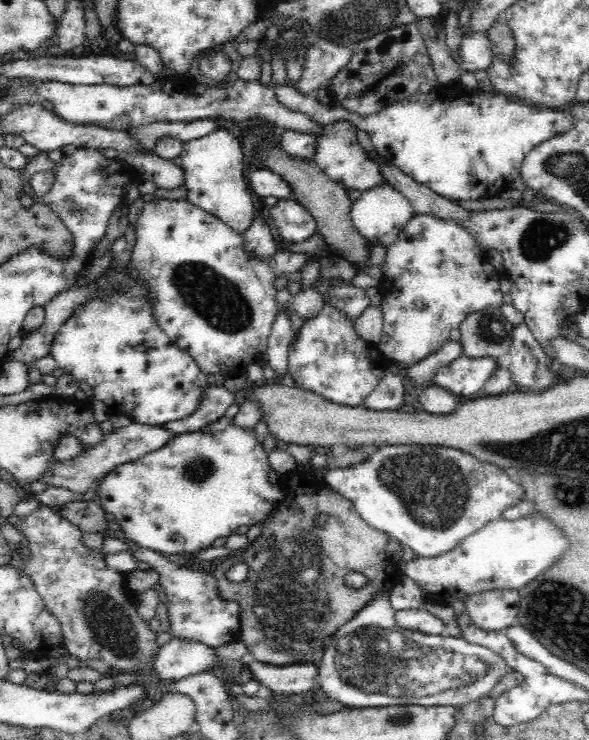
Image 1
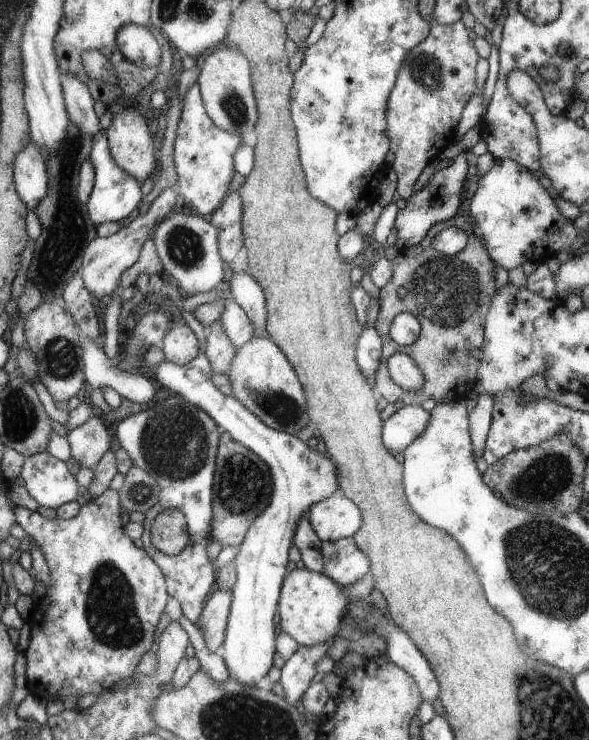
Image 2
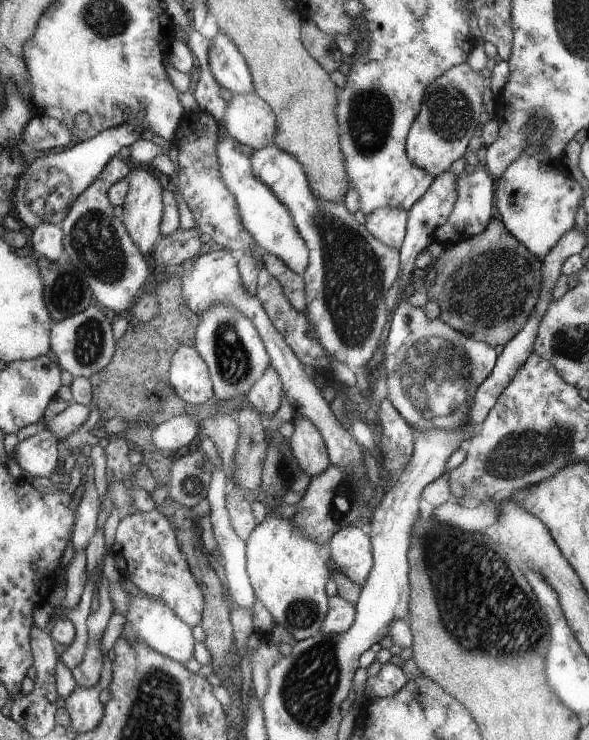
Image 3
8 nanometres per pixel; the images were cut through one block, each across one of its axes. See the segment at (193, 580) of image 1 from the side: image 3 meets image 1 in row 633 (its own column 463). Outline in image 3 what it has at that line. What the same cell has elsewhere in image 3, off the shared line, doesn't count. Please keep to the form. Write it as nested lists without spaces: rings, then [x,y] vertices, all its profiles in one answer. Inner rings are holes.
[[[479,166],[475,172],[467,173],[466,170],[458,175],[456,180],[456,202],[452,206],[450,216],[442,226],[437,226],[434,230],[435,242],[445,246],[455,245],[457,242],[470,238],[478,233],[484,232],[488,223],[493,219],[492,206],[496,204],[496,180],[483,166]]]

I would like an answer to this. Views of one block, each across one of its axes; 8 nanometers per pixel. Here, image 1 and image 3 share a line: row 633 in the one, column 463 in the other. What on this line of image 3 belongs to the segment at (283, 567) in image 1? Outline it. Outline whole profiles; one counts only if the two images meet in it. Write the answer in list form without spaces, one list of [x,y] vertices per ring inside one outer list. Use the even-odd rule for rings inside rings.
[[[492,219],[484,232],[461,240],[452,245],[452,248],[444,248],[441,256],[428,268],[424,291],[428,300],[436,302],[440,307],[440,320],[448,322],[468,337],[486,341],[486,344],[494,347],[504,347],[526,326],[530,316],[537,310],[543,287],[540,266],[542,262],[538,256],[510,233],[502,221]]]

